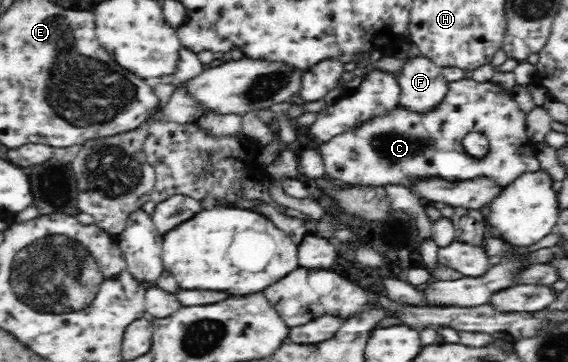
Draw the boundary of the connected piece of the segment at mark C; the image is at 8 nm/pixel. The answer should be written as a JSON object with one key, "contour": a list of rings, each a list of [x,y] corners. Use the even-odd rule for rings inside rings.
{"contour":[[[470,78],[449,82],[447,87],[444,98],[428,110],[418,112],[396,104],[390,110],[360,121],[330,140],[321,142],[319,149],[326,163],[327,176],[348,184],[401,186],[412,191],[417,188],[418,182],[433,181],[434,178],[456,182],[487,176],[506,186],[521,174],[541,170],[535,157],[535,143],[527,133],[527,114],[514,96],[506,94],[500,85],[476,82]],[[470,132],[480,132],[488,139],[488,152],[481,158],[468,154],[462,145],[462,139]]]}

